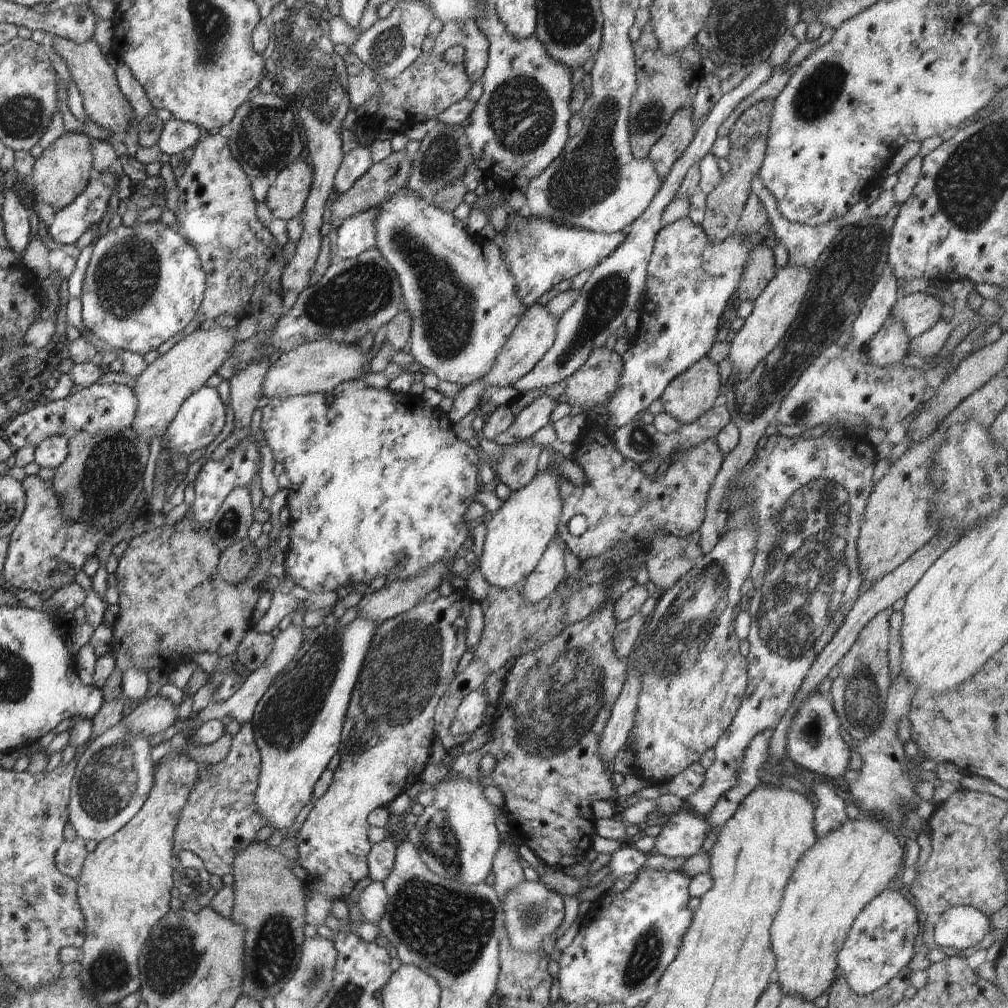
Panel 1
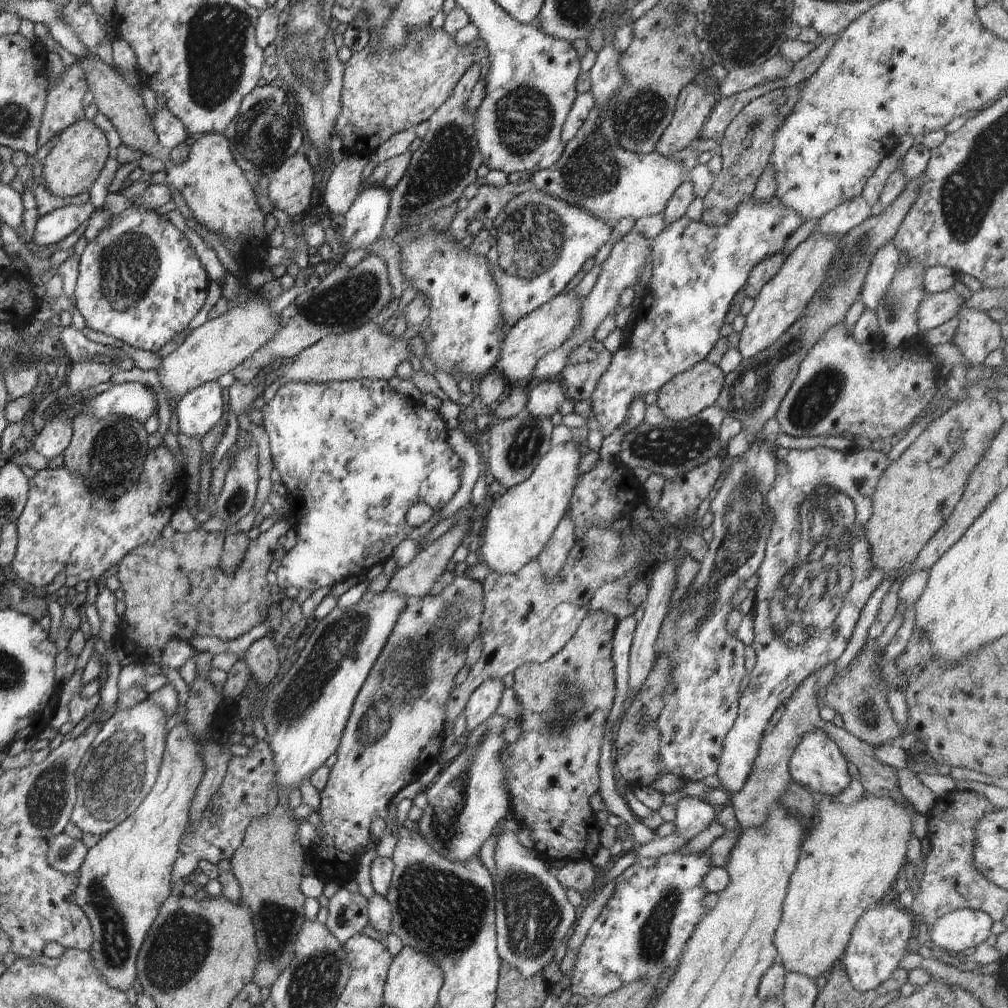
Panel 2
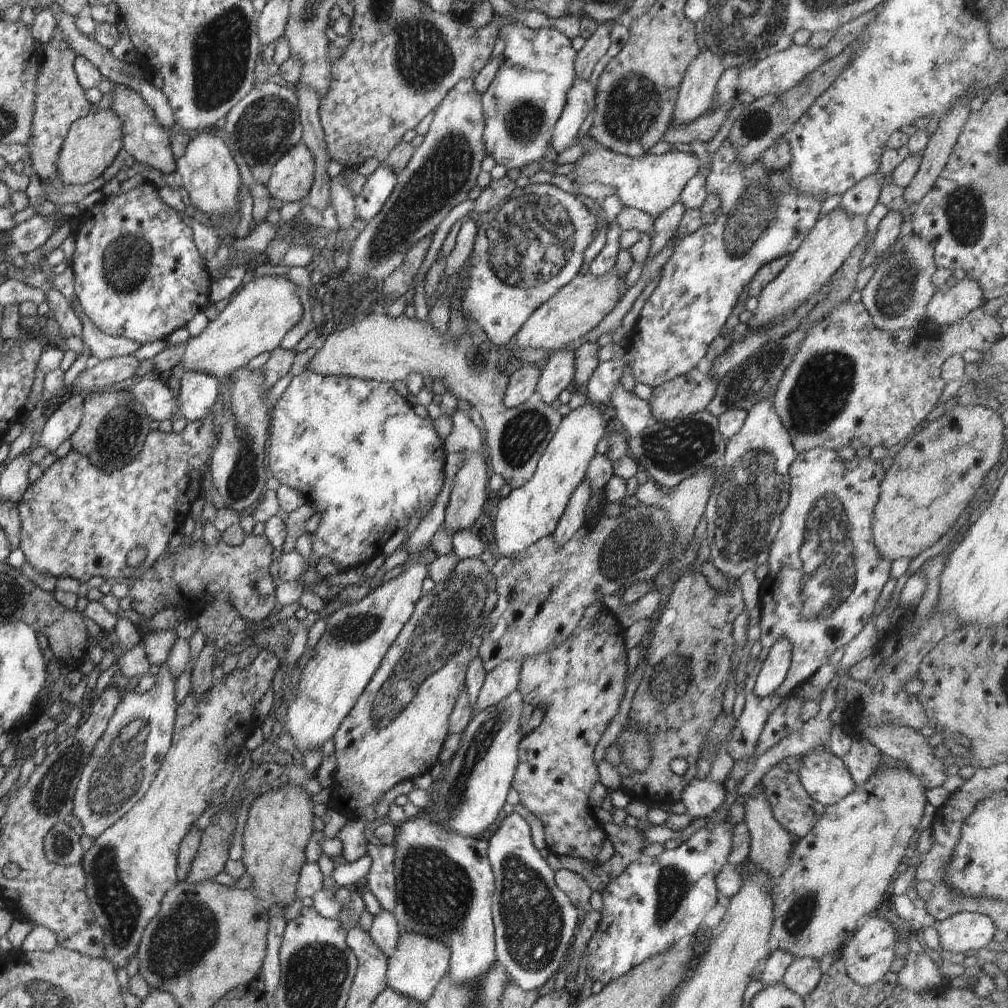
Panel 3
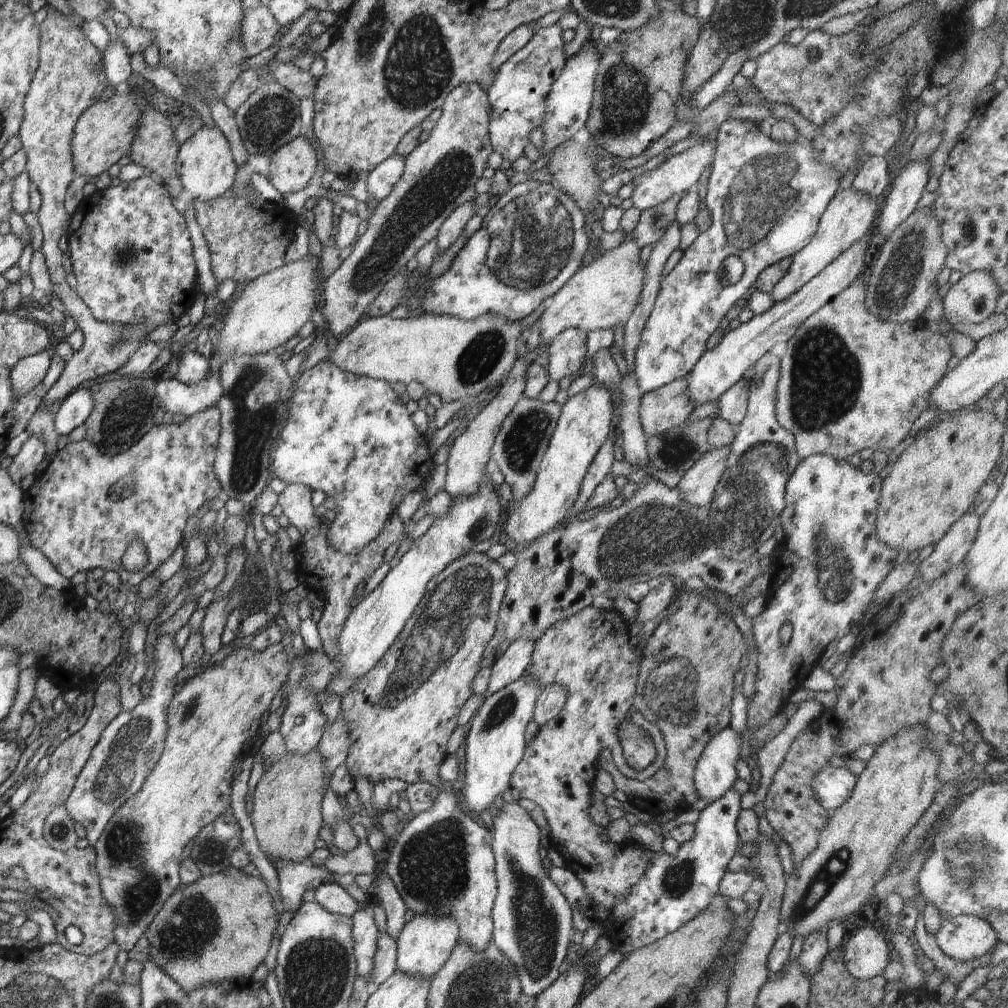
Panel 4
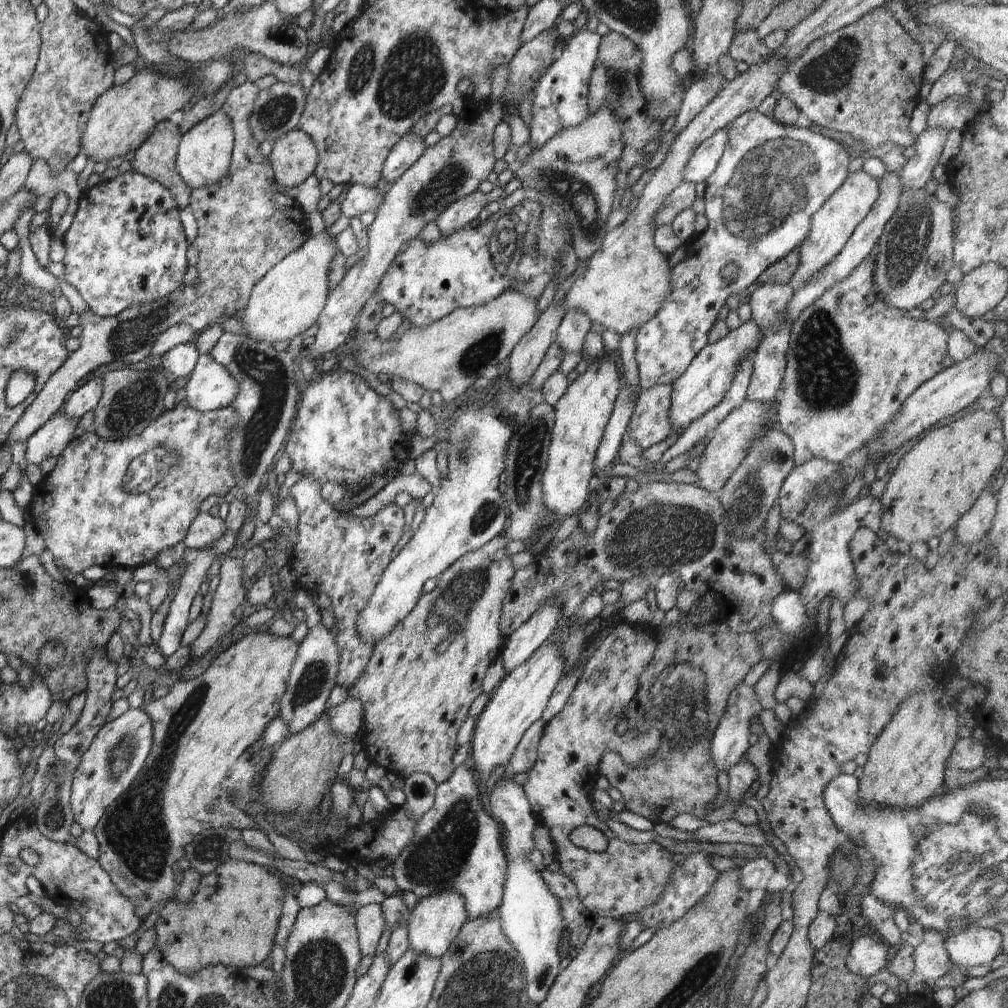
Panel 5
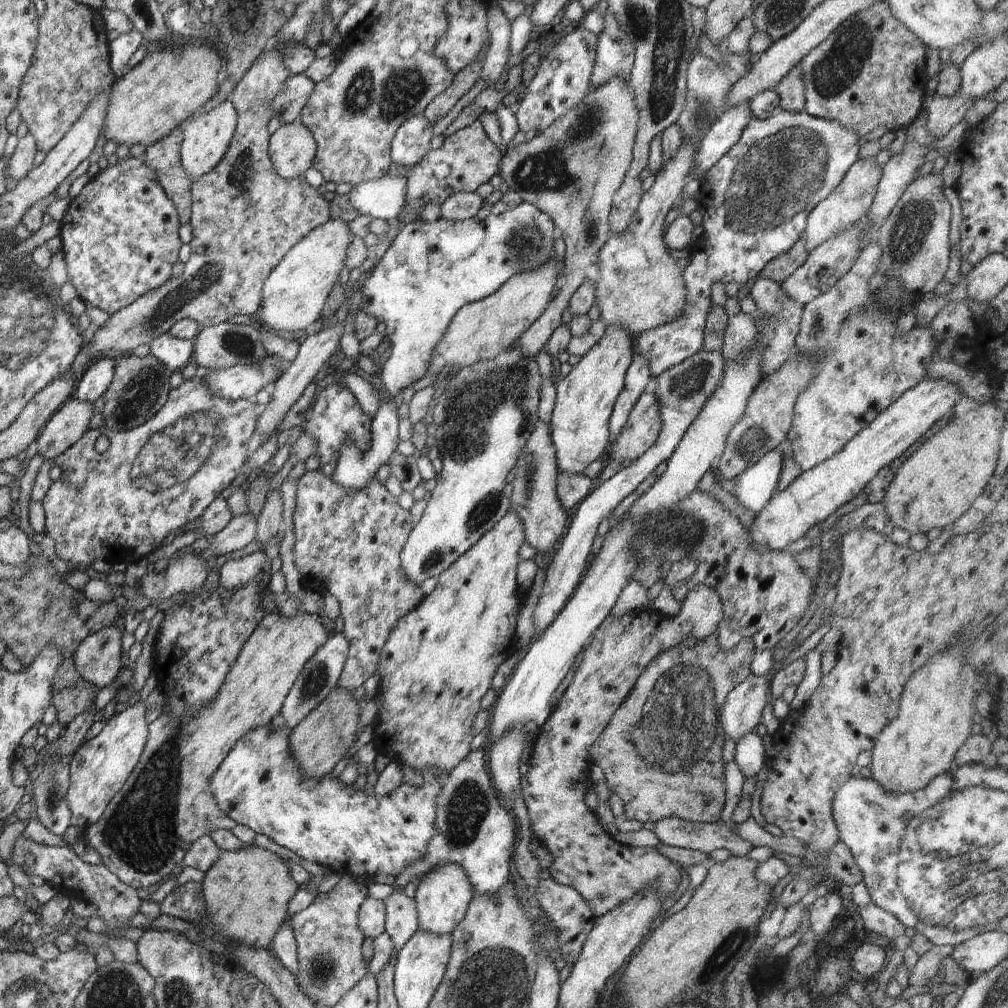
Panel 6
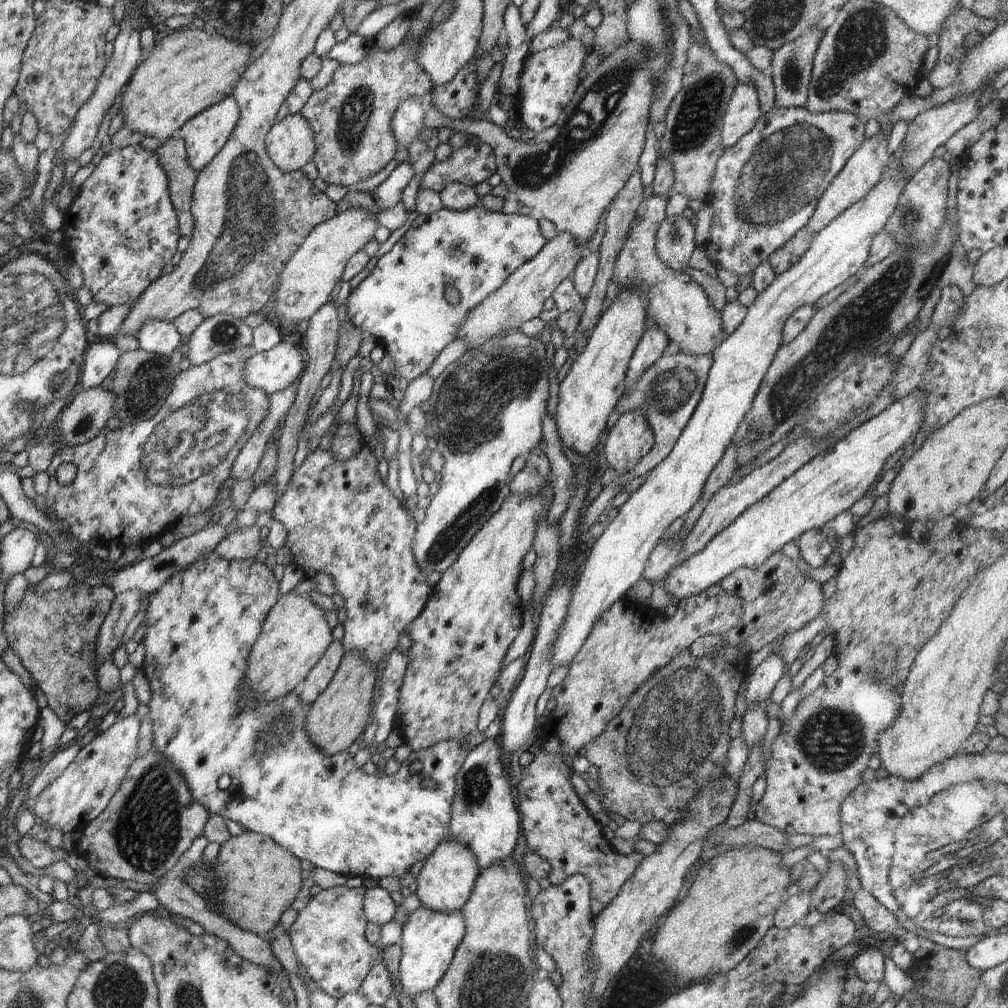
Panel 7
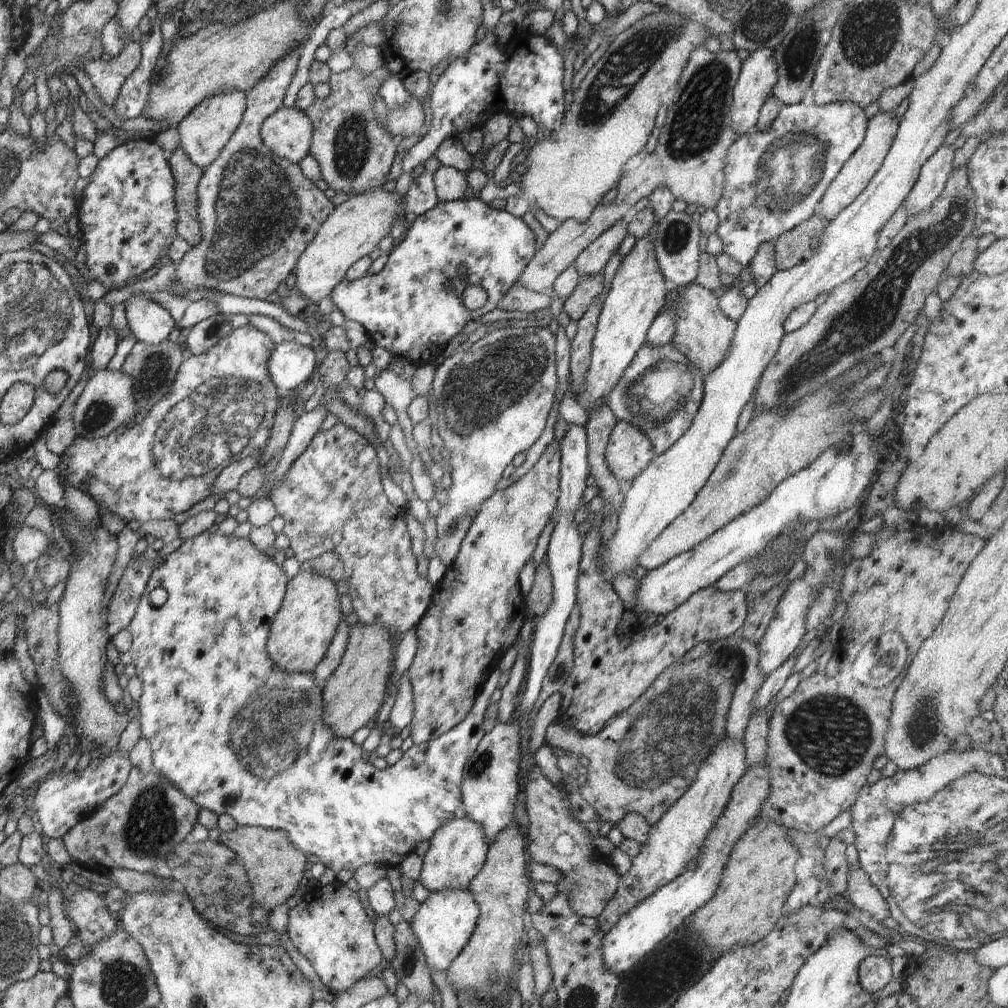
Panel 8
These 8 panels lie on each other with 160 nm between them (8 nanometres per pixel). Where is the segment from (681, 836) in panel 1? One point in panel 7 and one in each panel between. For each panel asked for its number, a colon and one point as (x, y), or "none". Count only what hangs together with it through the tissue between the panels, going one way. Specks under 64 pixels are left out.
2: (692, 816)
3: (701, 797)
4: (715, 773)
5: (729, 744)
6: (741, 713)
7: (761, 680)

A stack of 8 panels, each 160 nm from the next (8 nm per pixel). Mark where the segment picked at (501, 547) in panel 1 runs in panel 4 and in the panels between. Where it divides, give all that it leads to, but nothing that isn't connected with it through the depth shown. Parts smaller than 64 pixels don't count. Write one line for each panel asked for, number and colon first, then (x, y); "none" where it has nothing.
2: (519, 524)
3: (531, 512)
4: (584, 424)

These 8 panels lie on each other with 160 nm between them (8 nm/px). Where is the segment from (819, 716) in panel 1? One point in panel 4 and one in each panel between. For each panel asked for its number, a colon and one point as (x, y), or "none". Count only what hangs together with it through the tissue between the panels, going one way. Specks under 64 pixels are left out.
2: (817, 763)
3: (825, 777)
4: (832, 786)

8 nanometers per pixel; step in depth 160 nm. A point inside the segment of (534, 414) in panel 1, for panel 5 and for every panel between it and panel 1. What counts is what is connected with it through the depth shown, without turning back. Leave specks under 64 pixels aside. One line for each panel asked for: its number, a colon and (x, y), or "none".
2: (546, 396)
3: (557, 372)
4: (567, 351)
5: (575, 323)

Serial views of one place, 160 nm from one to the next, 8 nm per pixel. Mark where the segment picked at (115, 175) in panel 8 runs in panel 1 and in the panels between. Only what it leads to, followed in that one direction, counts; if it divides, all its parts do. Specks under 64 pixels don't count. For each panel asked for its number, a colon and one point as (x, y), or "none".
1: (144, 283)
2: (140, 280)
3: (138, 273)
4: (130, 249)
5: (126, 246)
6: (120, 238)
7: (121, 229)

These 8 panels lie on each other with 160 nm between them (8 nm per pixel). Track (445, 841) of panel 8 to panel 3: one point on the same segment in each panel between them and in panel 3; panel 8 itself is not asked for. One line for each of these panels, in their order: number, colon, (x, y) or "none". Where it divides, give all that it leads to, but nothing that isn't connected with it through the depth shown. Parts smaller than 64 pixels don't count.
3: (418, 962)
4: (426, 941)
5: (435, 920)
6: (442, 896)
7: (445, 883)

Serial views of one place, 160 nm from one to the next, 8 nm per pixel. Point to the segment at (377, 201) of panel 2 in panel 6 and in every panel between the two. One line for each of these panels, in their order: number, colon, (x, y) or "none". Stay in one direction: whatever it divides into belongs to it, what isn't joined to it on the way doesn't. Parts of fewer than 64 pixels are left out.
3: (379, 185)
4: (380, 181)
5: (409, 148)
6: (411, 141)

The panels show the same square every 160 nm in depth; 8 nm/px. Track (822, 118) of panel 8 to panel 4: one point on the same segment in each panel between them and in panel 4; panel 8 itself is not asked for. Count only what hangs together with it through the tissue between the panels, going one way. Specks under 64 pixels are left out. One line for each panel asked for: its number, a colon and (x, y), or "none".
4: (766, 197)
5: (772, 177)
6: (755, 201)
7: (765, 188)

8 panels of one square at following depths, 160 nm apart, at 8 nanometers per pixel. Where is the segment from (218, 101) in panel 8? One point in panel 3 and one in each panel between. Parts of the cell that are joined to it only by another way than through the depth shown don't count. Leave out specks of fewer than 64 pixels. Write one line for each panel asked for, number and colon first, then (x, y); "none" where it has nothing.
3: (208, 176)
4: (205, 165)
5: (204, 154)
6: (205, 139)
7: (204, 135)

